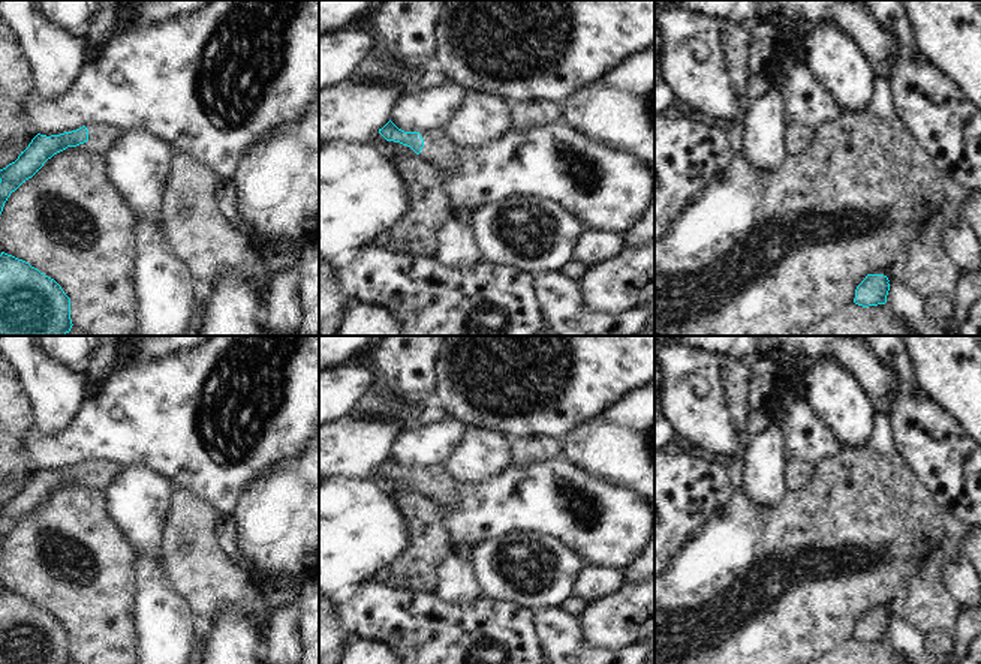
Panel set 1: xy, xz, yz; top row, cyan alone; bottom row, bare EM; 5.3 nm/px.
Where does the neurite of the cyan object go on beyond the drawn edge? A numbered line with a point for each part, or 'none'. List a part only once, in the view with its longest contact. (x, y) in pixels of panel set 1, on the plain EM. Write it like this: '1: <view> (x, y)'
1: xy (101, 472)

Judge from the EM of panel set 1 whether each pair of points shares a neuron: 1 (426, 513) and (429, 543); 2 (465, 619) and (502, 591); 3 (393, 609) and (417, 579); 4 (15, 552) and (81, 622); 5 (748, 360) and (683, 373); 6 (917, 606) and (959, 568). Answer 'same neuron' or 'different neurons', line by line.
1: same neuron
2: different neurons
3: different neurons
4: same neuron
5: different neurons
6: different neurons

